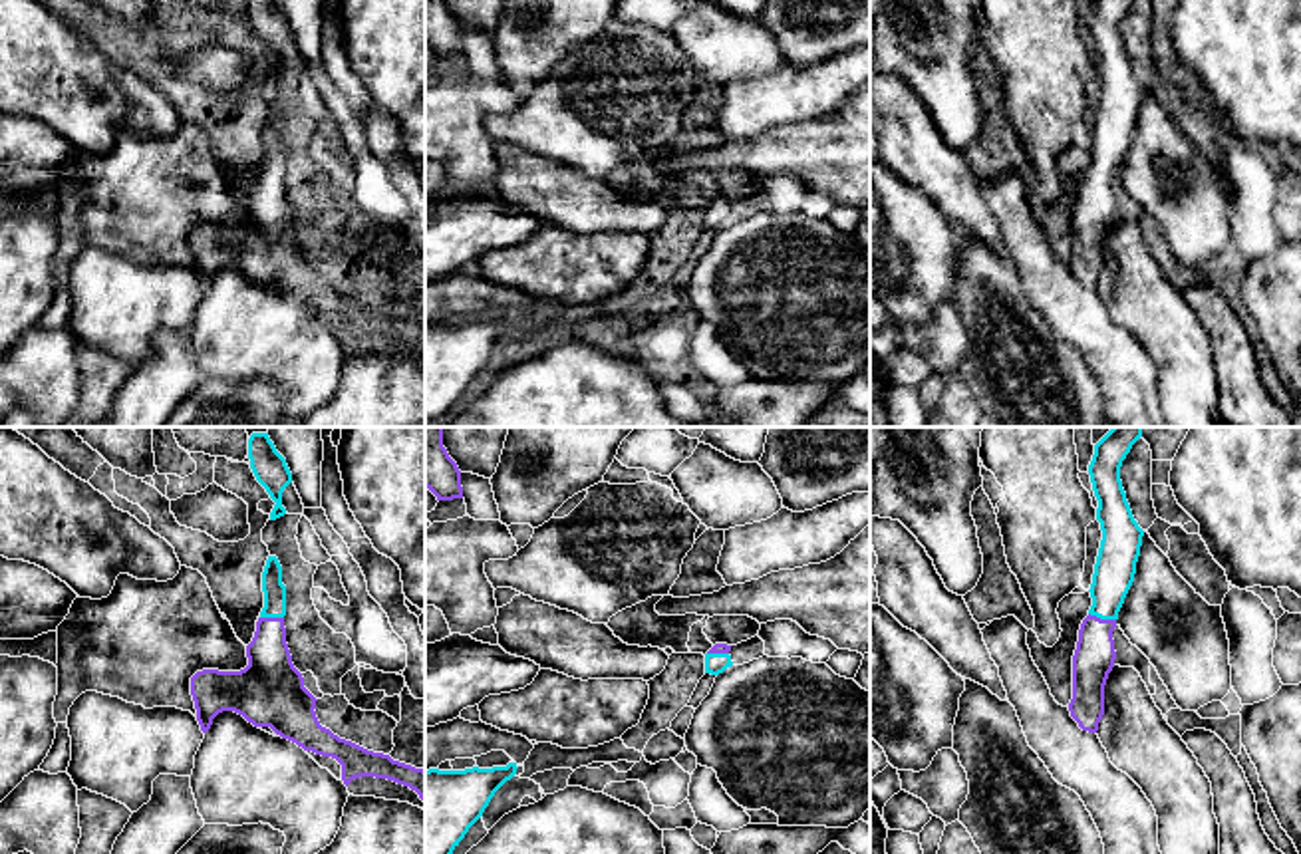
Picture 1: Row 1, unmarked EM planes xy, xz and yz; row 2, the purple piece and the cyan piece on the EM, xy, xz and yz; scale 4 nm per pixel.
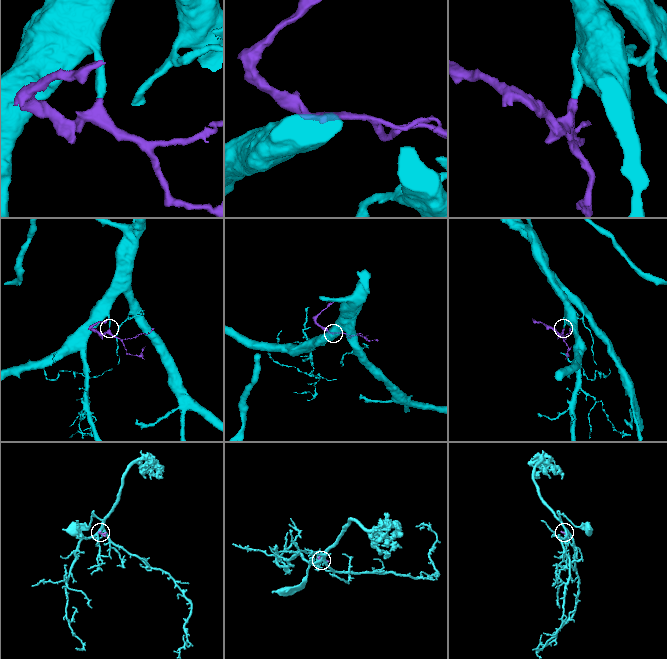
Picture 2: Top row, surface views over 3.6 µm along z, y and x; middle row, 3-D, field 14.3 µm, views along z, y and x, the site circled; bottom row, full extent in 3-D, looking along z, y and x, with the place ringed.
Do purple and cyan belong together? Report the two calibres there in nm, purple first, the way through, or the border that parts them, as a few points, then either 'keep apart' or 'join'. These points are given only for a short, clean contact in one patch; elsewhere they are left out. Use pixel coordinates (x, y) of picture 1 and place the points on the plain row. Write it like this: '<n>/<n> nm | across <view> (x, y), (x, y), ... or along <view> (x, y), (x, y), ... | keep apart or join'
170/170 nm | across yz (1093, 215), (1095, 185), (1103, 175), (1115, 124) | join

